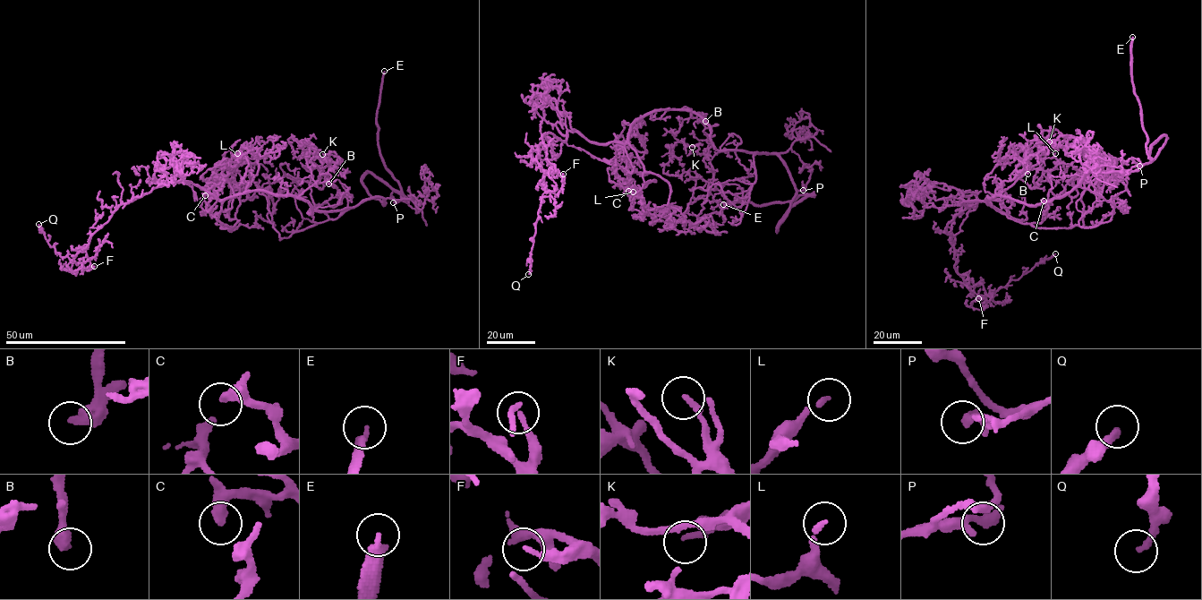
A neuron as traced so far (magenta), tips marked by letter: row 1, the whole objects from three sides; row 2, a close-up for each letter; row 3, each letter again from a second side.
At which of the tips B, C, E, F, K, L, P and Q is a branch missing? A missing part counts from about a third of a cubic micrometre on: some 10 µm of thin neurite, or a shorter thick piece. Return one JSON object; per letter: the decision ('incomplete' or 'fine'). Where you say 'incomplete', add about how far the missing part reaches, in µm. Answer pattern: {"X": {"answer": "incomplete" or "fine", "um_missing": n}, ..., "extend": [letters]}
{"B": {"answer": "fine"}, "C": {"answer": "fine"}, "E": {"answer": "incomplete", "um_missing": 90}, "F": {"answer": "fine"}, "K": {"answer": "fine"}, "L": {"answer": "incomplete", "um_missing": 15}, "P": {"answer": "fine"}, "Q": {"answer": "fine"}, "extend": ["E", "L"]}

